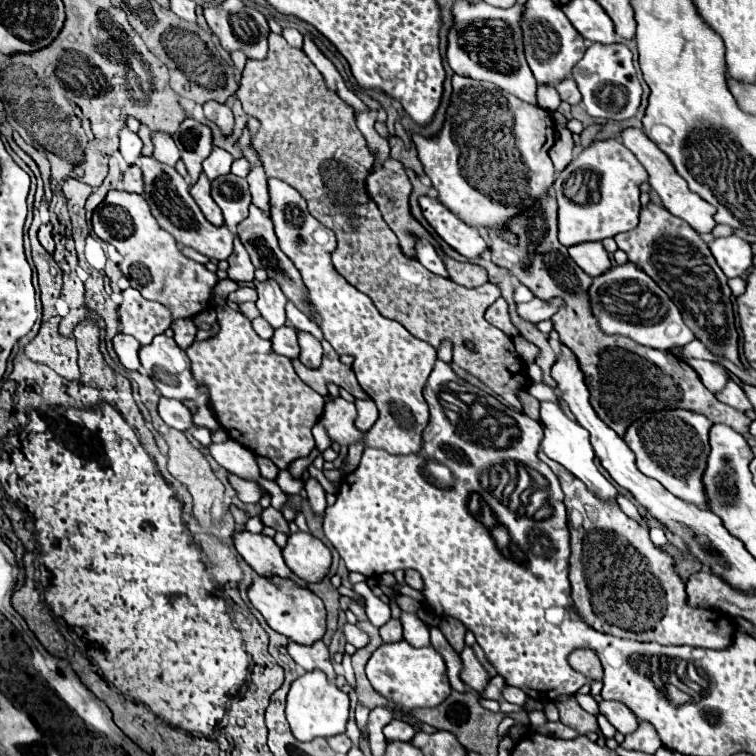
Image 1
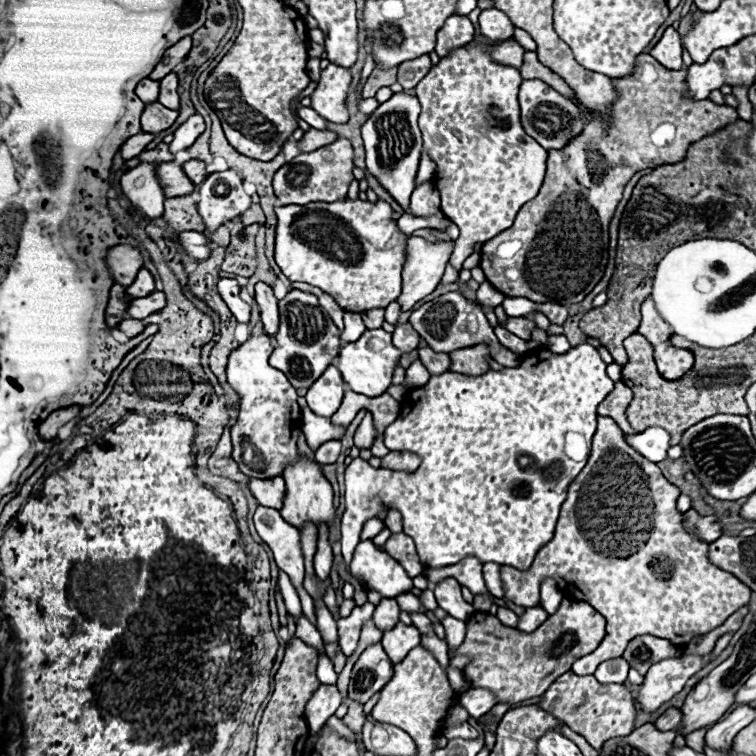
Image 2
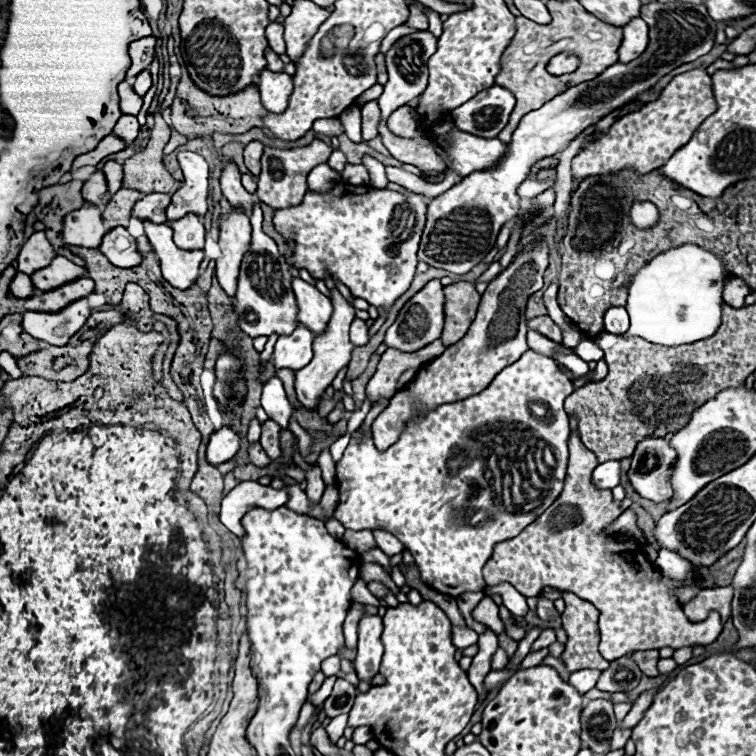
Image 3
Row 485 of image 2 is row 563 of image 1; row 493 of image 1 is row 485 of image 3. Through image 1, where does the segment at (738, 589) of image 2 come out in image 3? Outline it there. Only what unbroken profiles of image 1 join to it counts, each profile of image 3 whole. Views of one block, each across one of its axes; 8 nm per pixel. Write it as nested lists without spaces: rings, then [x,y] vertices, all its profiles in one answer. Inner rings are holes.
[[[576,430],[570,436],[568,448],[570,460],[560,496],[518,536],[494,546],[494,552],[482,570],[486,584],[510,582],[524,596],[538,596],[542,586],[552,586],[592,602],[600,610],[600,652],[606,660],[616,660],[636,650],[712,644],[722,632],[720,615],[710,613],[702,622],[688,622],[682,606],[670,594],[670,588],[684,584],[706,584],[712,588],[714,580],[710,580],[710,576],[700,578],[700,566],[694,566],[686,582],[668,580],[656,572],[654,564],[648,562],[642,548],[638,548],[632,538],[618,540],[612,534],[600,534],[606,524],[622,514],[620,502],[612,500],[610,490],[592,486],[590,478],[598,462],[596,456],[584,448]]]

